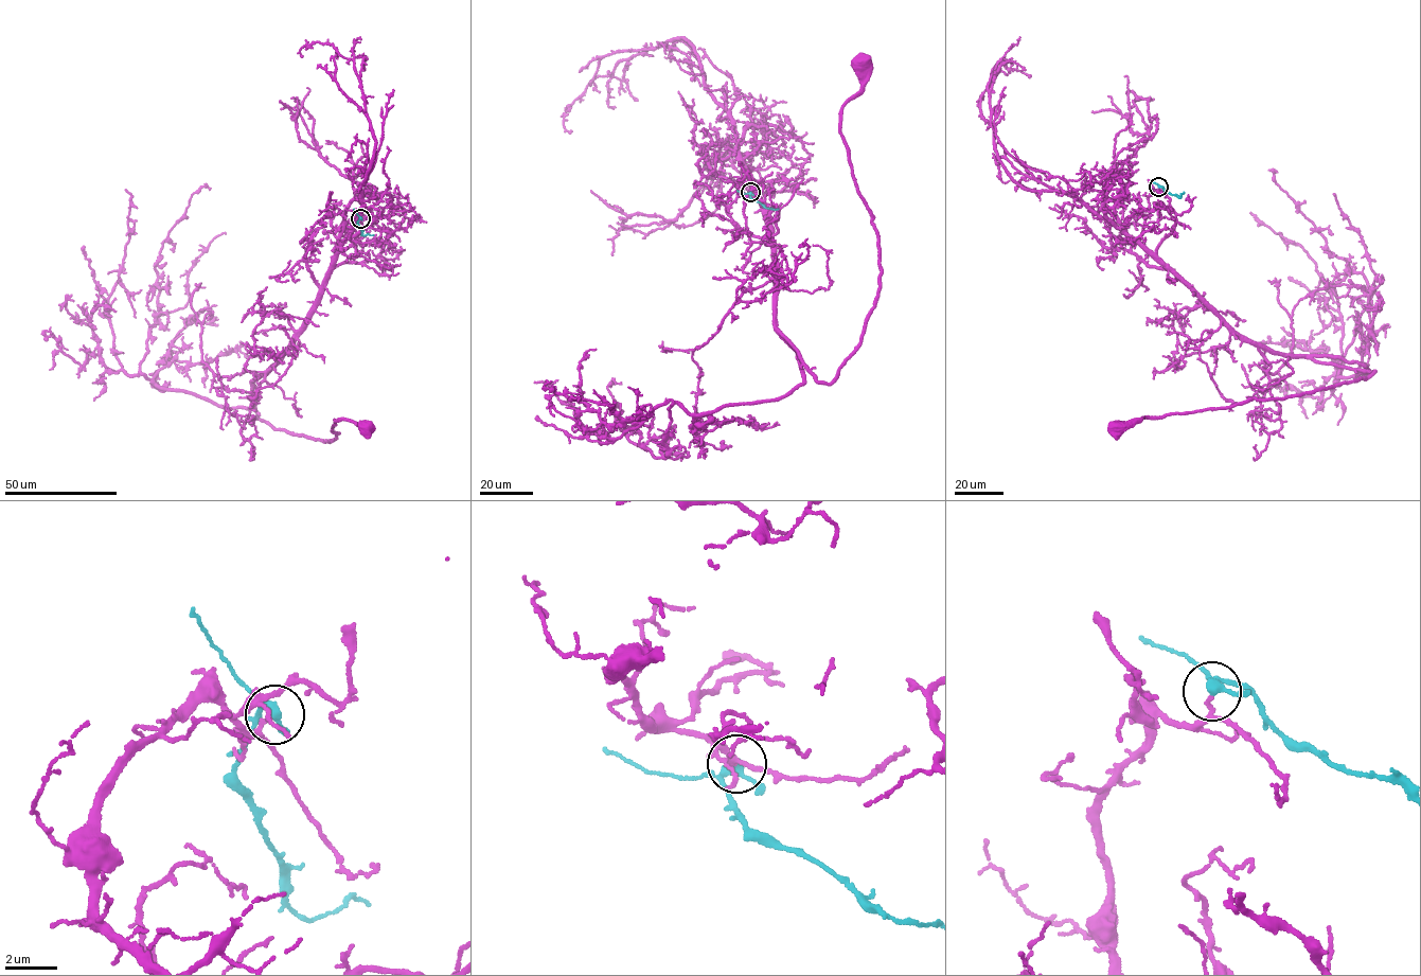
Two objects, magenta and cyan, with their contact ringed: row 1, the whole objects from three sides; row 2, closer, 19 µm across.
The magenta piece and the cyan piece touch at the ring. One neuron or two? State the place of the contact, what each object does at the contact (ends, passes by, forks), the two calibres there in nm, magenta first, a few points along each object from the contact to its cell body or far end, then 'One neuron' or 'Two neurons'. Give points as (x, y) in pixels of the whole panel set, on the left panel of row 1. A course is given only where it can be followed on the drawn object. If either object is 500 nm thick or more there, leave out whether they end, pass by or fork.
Place: (360, 218). At the ring magenta passes by. At the ring cyan forks. Thickness 110 nm (magenta) against 240 nm. Course of magenta: (360, 218), (306, 323), (250, 383), (258, 419), (274, 428), (329, 441), (335, 420), (365, 428). Course of cyan: (360, 217), (357, 223), (362, 235), (373, 234). One neuron

